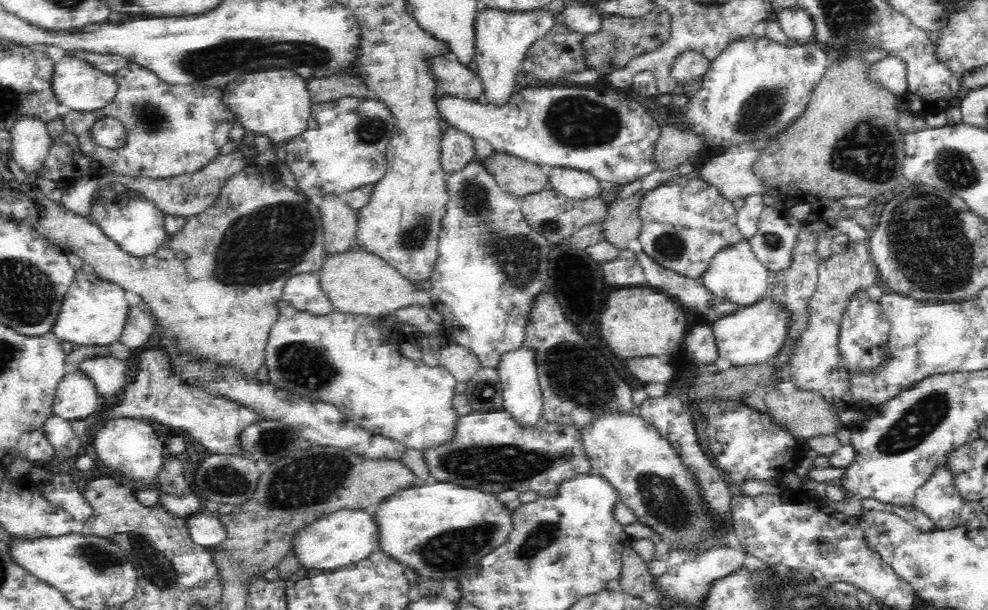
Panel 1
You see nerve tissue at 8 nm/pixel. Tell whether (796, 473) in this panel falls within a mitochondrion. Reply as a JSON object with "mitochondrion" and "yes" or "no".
{"mitochondrion":"no"}

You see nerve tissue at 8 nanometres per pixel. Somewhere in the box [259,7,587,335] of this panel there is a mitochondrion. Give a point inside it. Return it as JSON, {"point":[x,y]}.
{"point":[520,256]}

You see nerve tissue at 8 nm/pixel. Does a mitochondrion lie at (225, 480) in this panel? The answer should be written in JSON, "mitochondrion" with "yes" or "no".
{"mitochondrion":"yes"}

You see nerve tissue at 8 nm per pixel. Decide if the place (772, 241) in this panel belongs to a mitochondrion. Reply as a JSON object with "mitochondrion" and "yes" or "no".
{"mitochondrion":"yes"}

